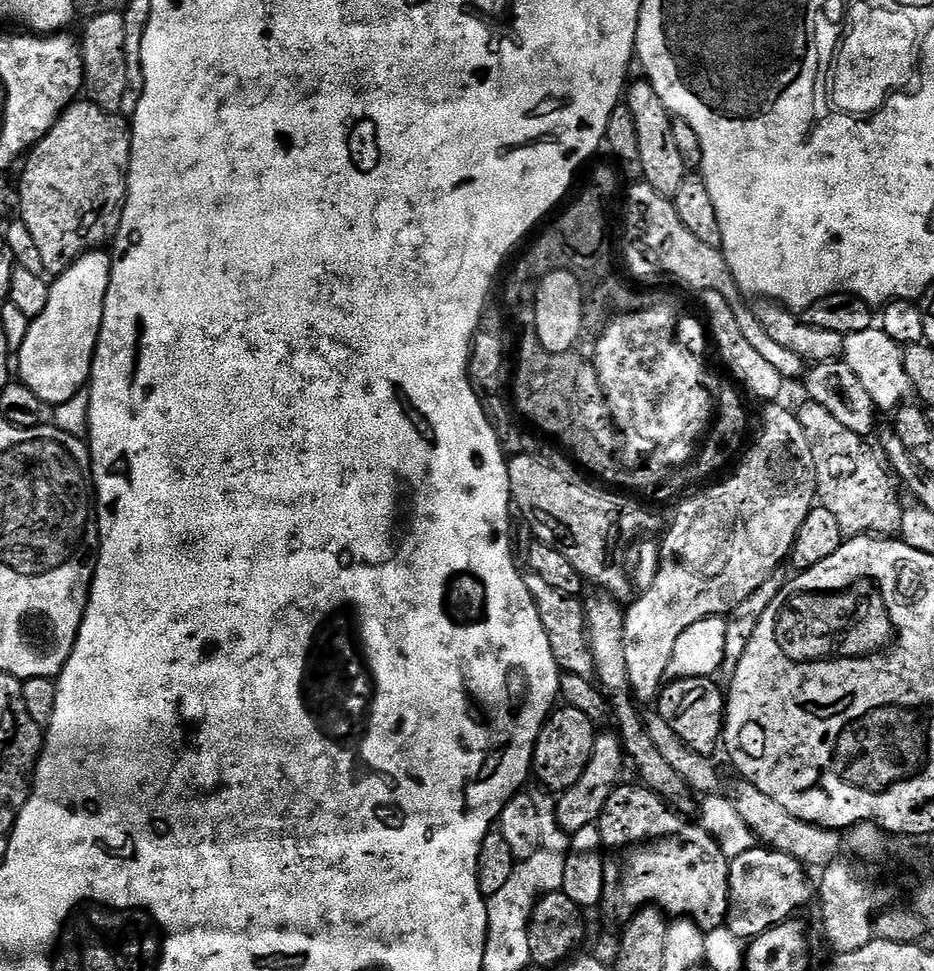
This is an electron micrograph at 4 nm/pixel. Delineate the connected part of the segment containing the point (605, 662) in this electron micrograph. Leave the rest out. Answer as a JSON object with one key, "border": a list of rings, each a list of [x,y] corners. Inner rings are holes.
{"border":[[[596,594],[589,600],[583,601],[584,622],[588,630],[588,648],[592,652],[592,661],[596,667],[594,676],[610,705],[611,715],[615,718],[615,731],[620,741],[624,743],[624,750],[630,764],[636,767],[639,783],[650,791],[656,792],[672,809],[681,814],[692,814],[697,811],[698,800],[692,787],[684,781],[682,774],[677,774],[654,746],[654,741],[644,725],[644,716],[639,712],[637,701],[632,694],[632,687],[626,674],[626,650],[624,649],[624,613],[621,601],[615,596]]]}

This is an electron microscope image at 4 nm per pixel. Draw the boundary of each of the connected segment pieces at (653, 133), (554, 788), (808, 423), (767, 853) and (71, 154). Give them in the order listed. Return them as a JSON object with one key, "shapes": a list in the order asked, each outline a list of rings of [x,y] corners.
{"shapes":[[[[640,78],[637,84],[629,83],[626,88],[626,105],[633,115],[634,126],[638,136],[638,167],[644,171],[643,183],[648,184],[658,194],[673,198],[681,189],[686,175],[682,162],[682,154],[678,154],[678,146],[674,146],[672,137],[672,121],[674,119],[668,107],[658,98],[658,90],[649,84],[647,79]]],[[[560,706],[545,720],[540,737],[536,739],[532,755],[532,772],[541,780],[543,787],[553,794],[563,794],[578,778],[594,754],[594,742],[598,728],[581,710]]],[[[804,402],[798,408],[798,419],[810,442],[810,454],[814,454],[819,507],[830,510],[830,514],[834,514],[834,522],[838,522],[849,537],[875,534],[884,538],[899,533],[903,516],[902,496],[896,493],[898,484],[893,473],[882,463],[878,452],[876,457],[875,450],[868,445],[869,441],[854,434],[854,430],[846,430],[838,418],[811,402]]],[[[757,846],[746,850],[746,854],[731,857],[728,866],[728,918],[726,931],[737,941],[751,942],[774,926],[785,924],[797,915],[799,908],[804,908],[814,900],[814,884],[808,881],[805,865],[799,864],[790,854],[776,852],[767,846]]],[[[87,98],[69,104],[55,126],[27,153],[23,161],[24,173],[20,176],[20,184],[18,182],[18,216],[26,230],[30,230],[42,254],[45,273],[65,272],[82,254],[103,249],[115,241],[128,197],[131,161],[132,129],[129,121],[123,115],[102,110]]]]}

